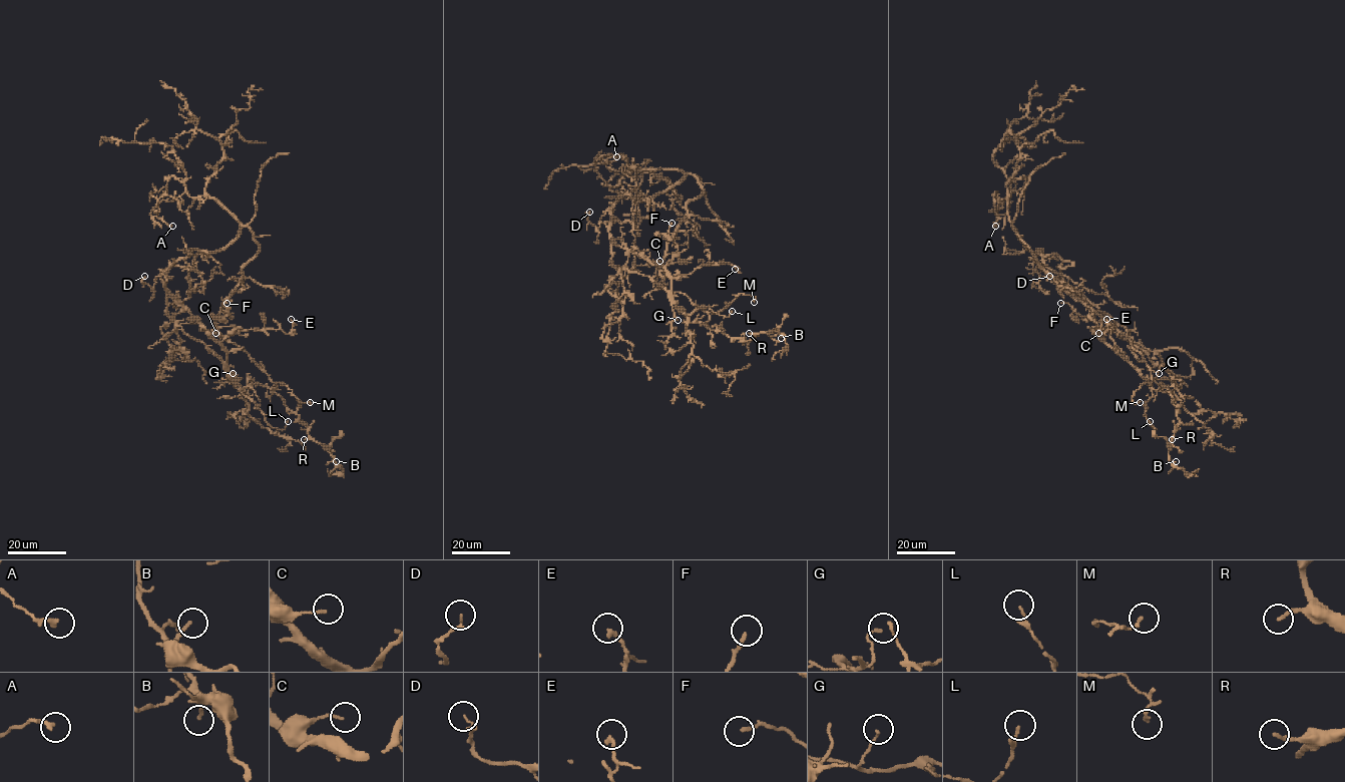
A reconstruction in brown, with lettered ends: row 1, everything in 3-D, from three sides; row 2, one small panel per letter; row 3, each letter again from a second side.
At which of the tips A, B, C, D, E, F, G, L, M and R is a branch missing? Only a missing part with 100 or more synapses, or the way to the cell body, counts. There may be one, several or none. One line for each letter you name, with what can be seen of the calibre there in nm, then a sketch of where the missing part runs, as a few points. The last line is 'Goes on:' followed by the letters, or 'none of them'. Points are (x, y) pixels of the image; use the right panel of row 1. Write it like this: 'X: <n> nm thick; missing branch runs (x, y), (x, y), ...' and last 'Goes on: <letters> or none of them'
Goes on: none of them

